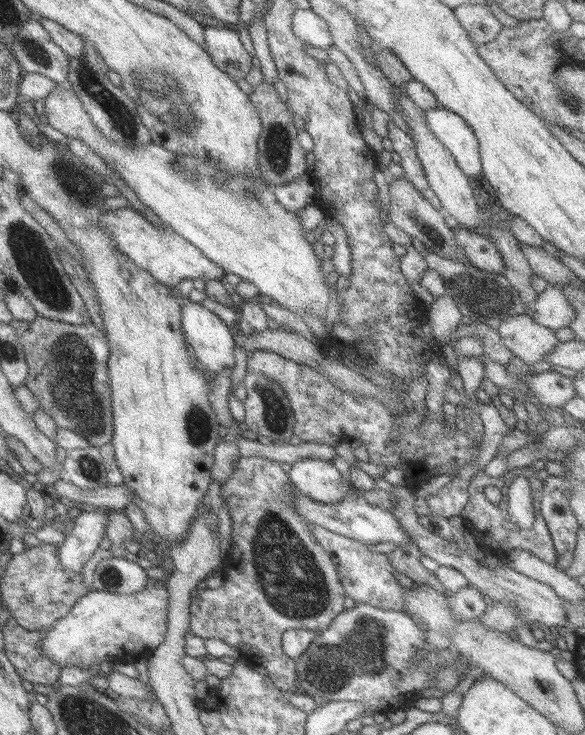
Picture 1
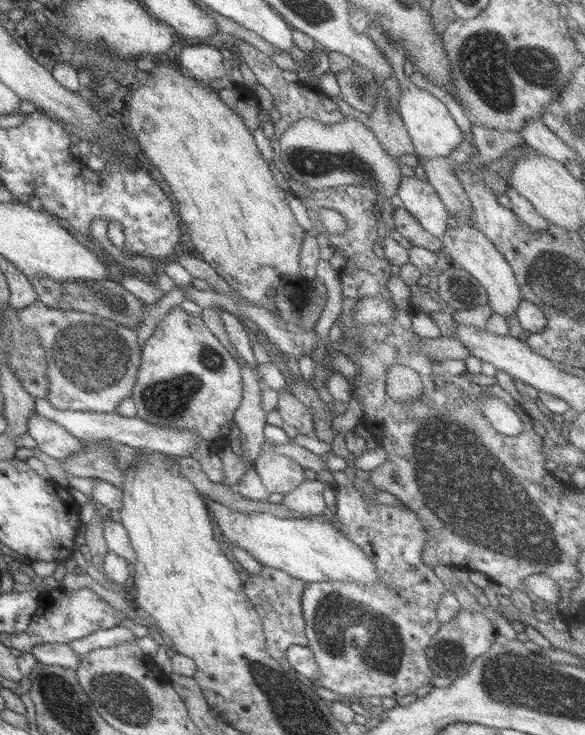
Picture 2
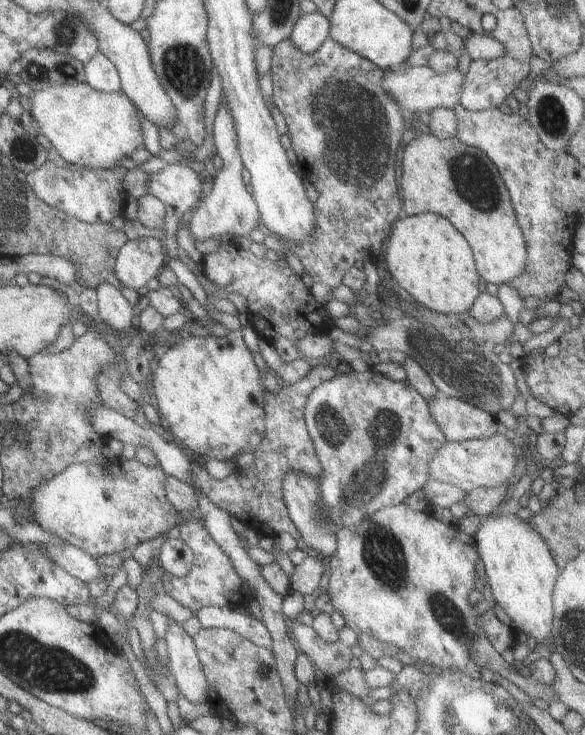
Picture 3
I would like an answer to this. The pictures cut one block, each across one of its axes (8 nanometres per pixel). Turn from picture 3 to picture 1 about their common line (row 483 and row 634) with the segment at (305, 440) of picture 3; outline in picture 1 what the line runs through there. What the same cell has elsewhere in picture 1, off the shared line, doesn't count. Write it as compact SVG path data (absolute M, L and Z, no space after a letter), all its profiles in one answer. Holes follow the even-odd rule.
M241 457L233 462L233 471L226 482L221 482L221 498L231 517L231 554L233 562L220 564L223 574L219 588L199 587L189 606L188 631L199 638L216 638L238 652L249 650L259 656L263 670L281 692L297 694L295 663L285 656L280 646L281 635L287 630L321 632L342 612L346 600L339 583L335 563L313 539L310 525L300 518L292 504L290 481L281 464L261 457Z

